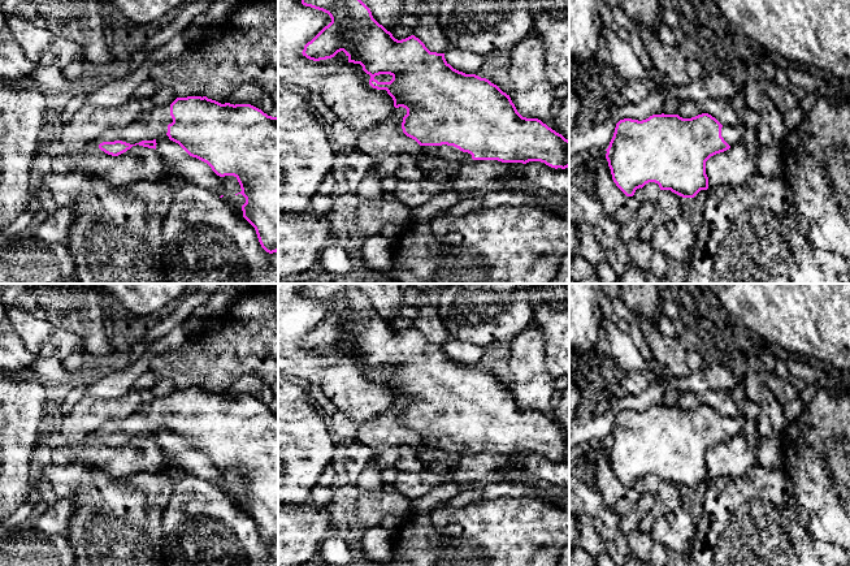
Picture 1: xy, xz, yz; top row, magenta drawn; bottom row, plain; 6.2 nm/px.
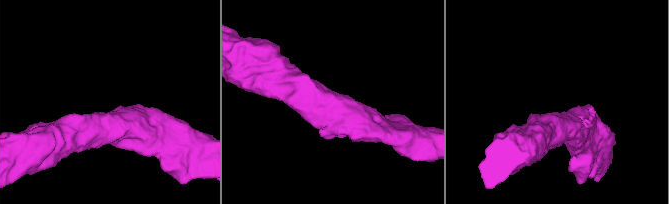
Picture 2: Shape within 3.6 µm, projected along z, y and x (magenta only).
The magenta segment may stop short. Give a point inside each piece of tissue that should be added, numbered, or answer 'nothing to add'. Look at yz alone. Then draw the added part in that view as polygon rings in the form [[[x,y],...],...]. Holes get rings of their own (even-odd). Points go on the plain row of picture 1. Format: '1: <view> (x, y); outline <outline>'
1: yz (732, 427); outline [[[725,416],[721,419],[721,428],[732,438],[743,432],[743,419]]]

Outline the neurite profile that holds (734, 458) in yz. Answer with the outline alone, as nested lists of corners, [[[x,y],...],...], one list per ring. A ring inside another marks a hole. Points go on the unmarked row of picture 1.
[[[745,433],[711,448],[706,453],[708,479],[720,476],[740,478],[758,465],[756,453],[749,446]]]

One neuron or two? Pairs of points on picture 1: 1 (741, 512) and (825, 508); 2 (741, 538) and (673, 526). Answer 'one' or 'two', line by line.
1: two
2: two

